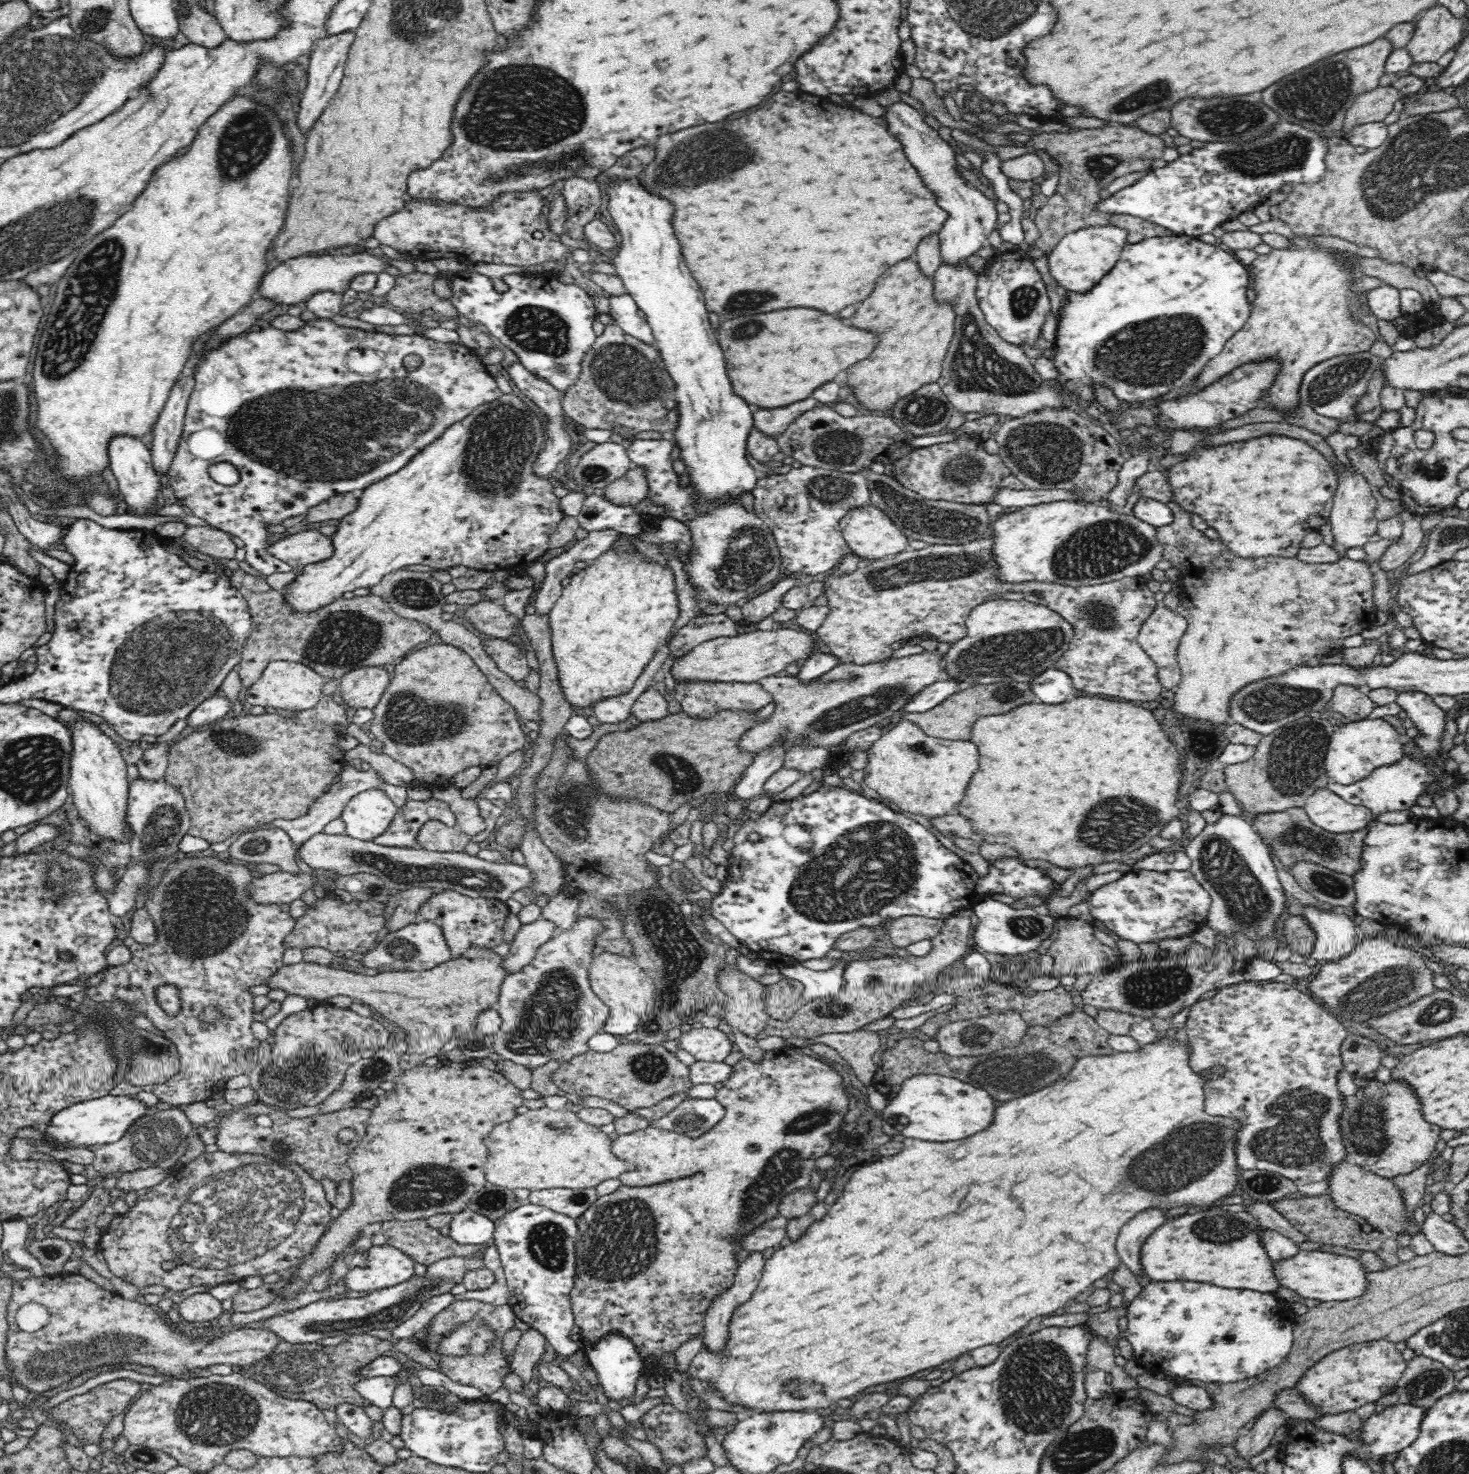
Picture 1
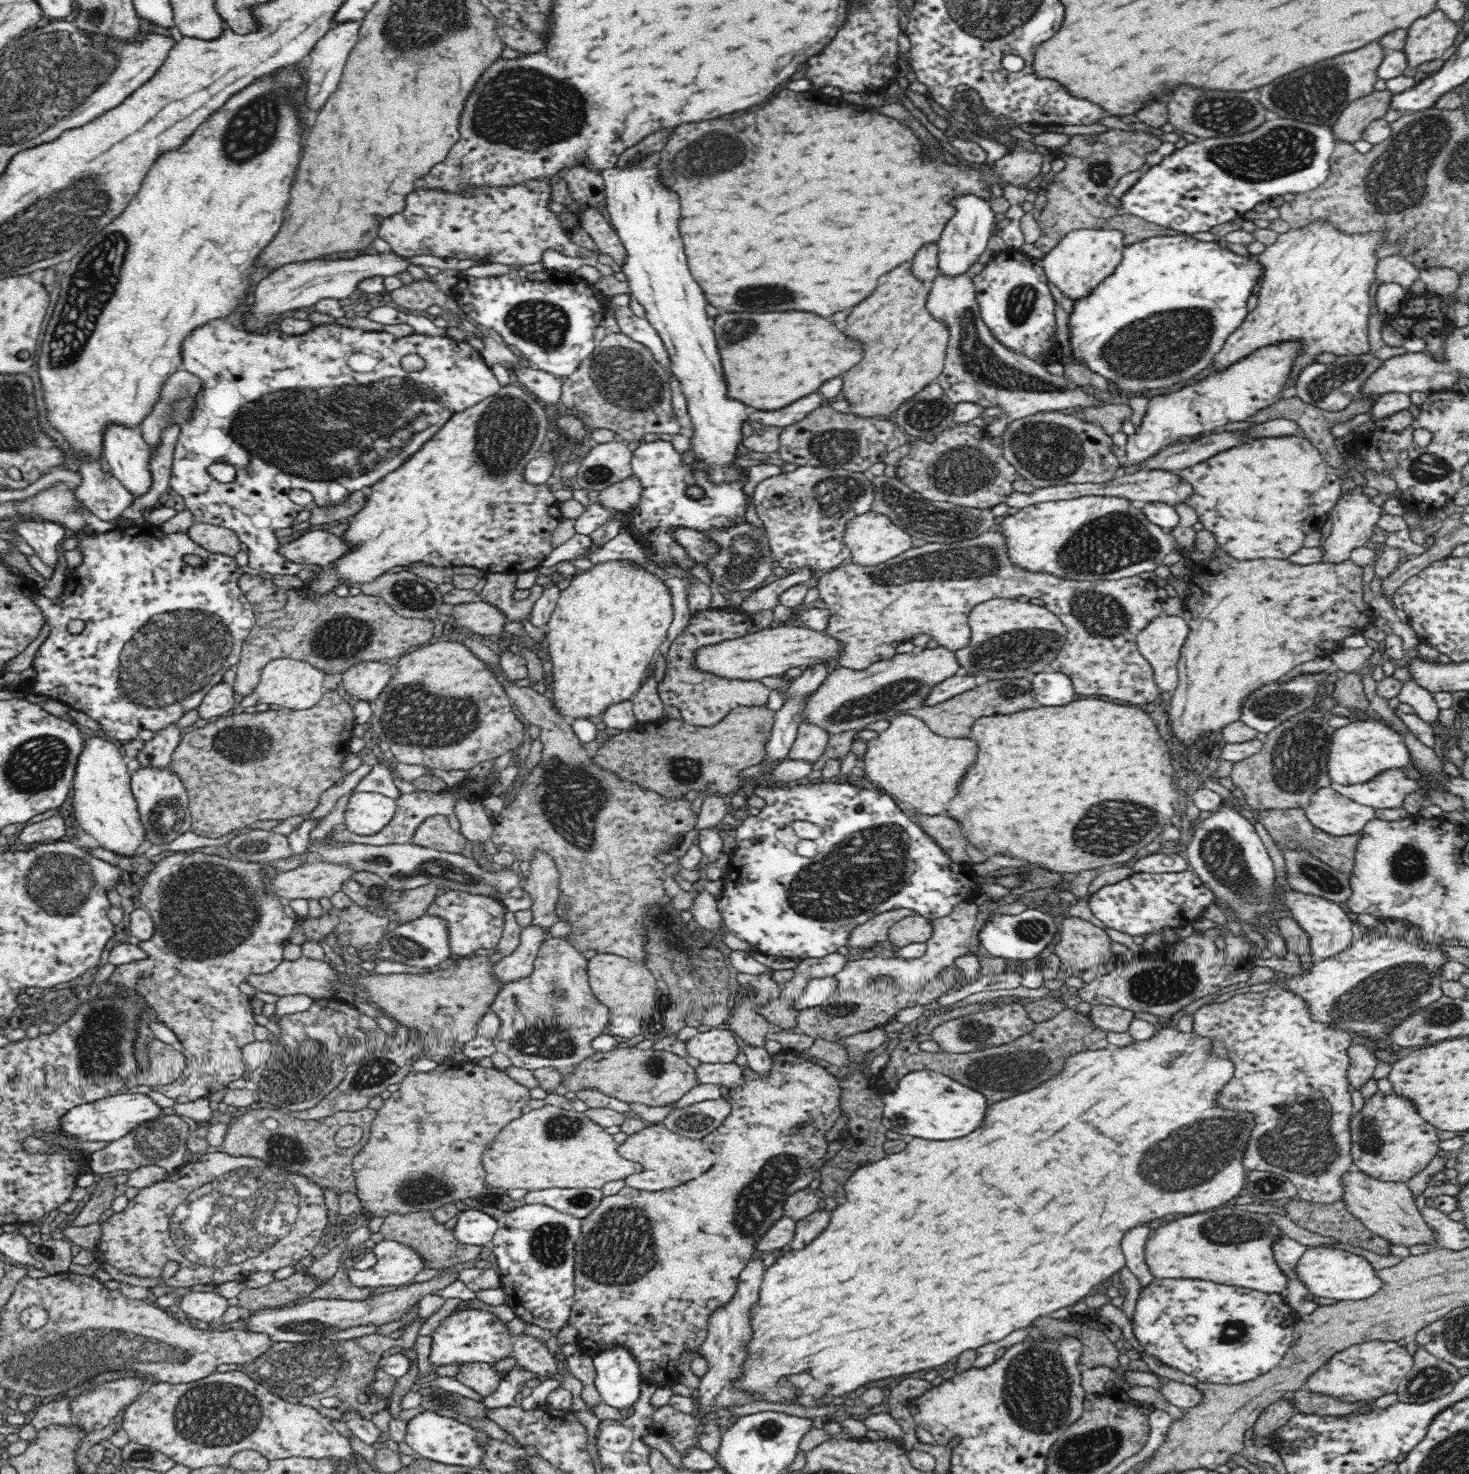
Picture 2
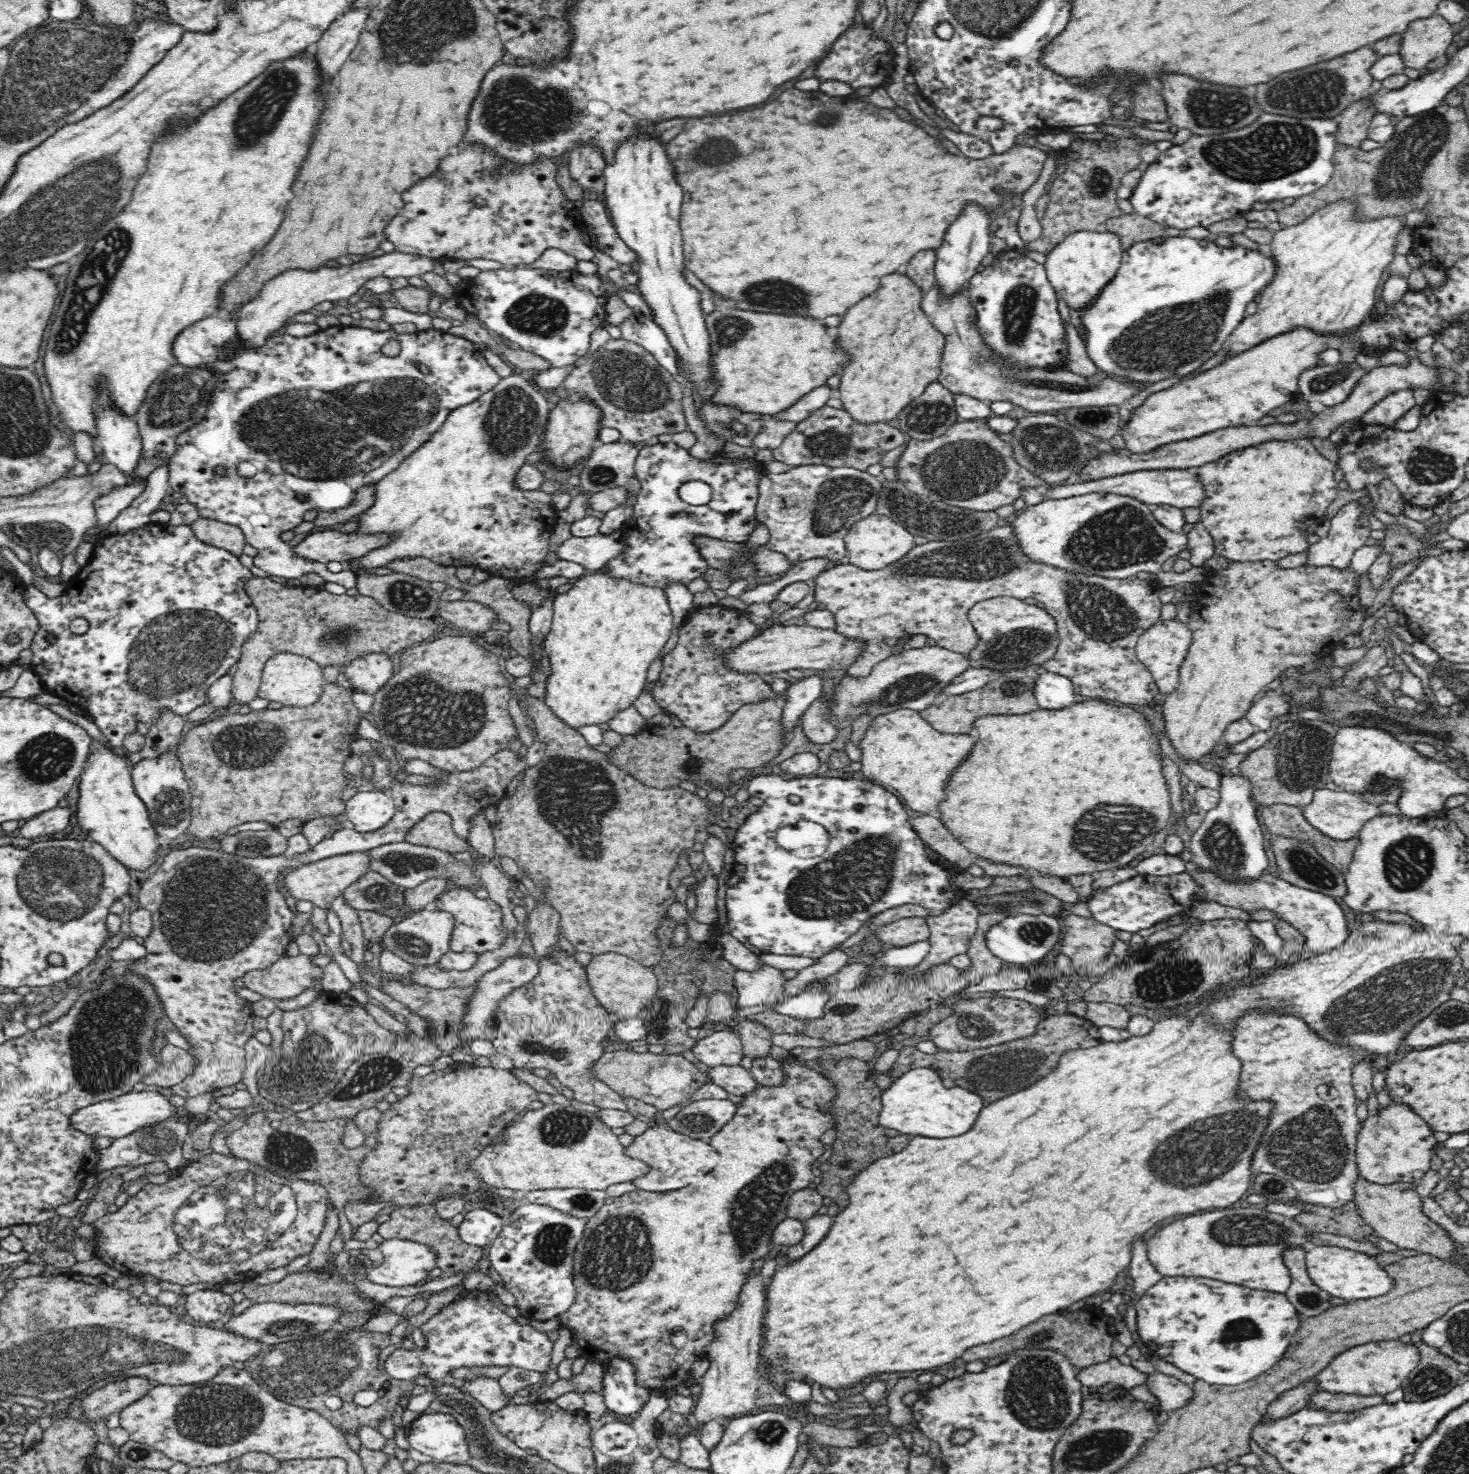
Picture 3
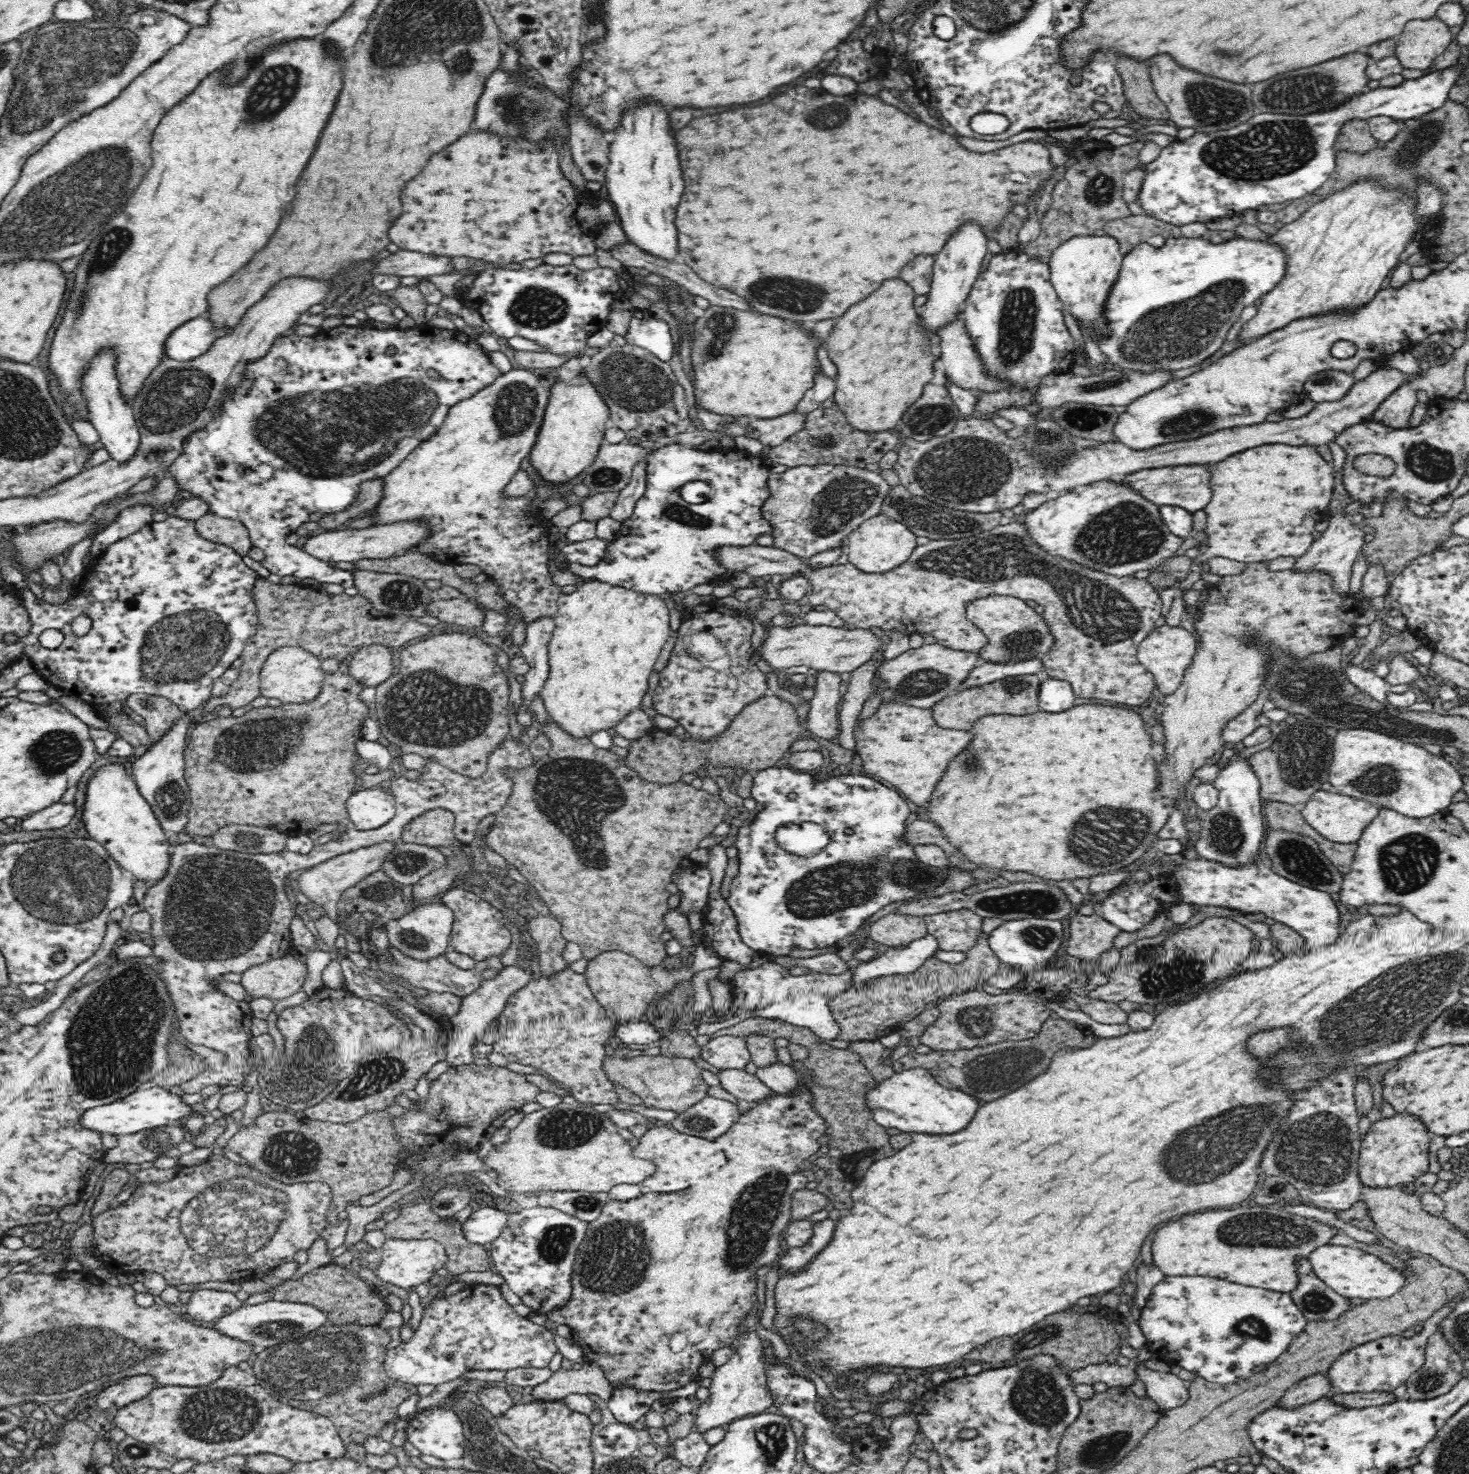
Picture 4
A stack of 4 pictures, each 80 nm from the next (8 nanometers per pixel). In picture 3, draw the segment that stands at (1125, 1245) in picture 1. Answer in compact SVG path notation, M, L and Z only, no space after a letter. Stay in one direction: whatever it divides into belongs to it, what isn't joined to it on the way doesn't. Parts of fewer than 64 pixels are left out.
M1142 1238L1134 1240L1132 1246L1132 1262L1130 1262L1131 1287L1135 1295L1144 1296L1146 1290L1154 1286L1163 1276L1158 1272L1154 1272L1154 1267L1150 1266L1150 1260L1146 1258L1146 1244L1142 1242Z

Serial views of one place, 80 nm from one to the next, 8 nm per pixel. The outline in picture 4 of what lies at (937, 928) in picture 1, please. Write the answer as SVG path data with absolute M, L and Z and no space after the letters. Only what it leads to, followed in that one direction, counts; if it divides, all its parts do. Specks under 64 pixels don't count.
M888 914L870 926L870 938L887 948L904 948L910 942L928 934L924 918L902 914Z

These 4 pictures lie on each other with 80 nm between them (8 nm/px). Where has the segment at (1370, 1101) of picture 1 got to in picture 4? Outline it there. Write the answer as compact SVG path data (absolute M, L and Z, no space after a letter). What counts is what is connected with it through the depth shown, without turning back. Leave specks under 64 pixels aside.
M1395 1112L1391 1117L1372 1122L1361 1136L1358 1160L1361 1183L1380 1188L1413 1183L1428 1172L1428 1149L1432 1135L1416 1116L1404 1112Z

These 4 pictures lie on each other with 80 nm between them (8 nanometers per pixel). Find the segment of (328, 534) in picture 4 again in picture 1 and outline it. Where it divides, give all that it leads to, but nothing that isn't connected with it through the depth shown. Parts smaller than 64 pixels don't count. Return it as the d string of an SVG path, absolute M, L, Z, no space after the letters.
M314 529L290 534L269 545L269 554L290 564L296 572L313 562L330 558L333 553L331 538Z

